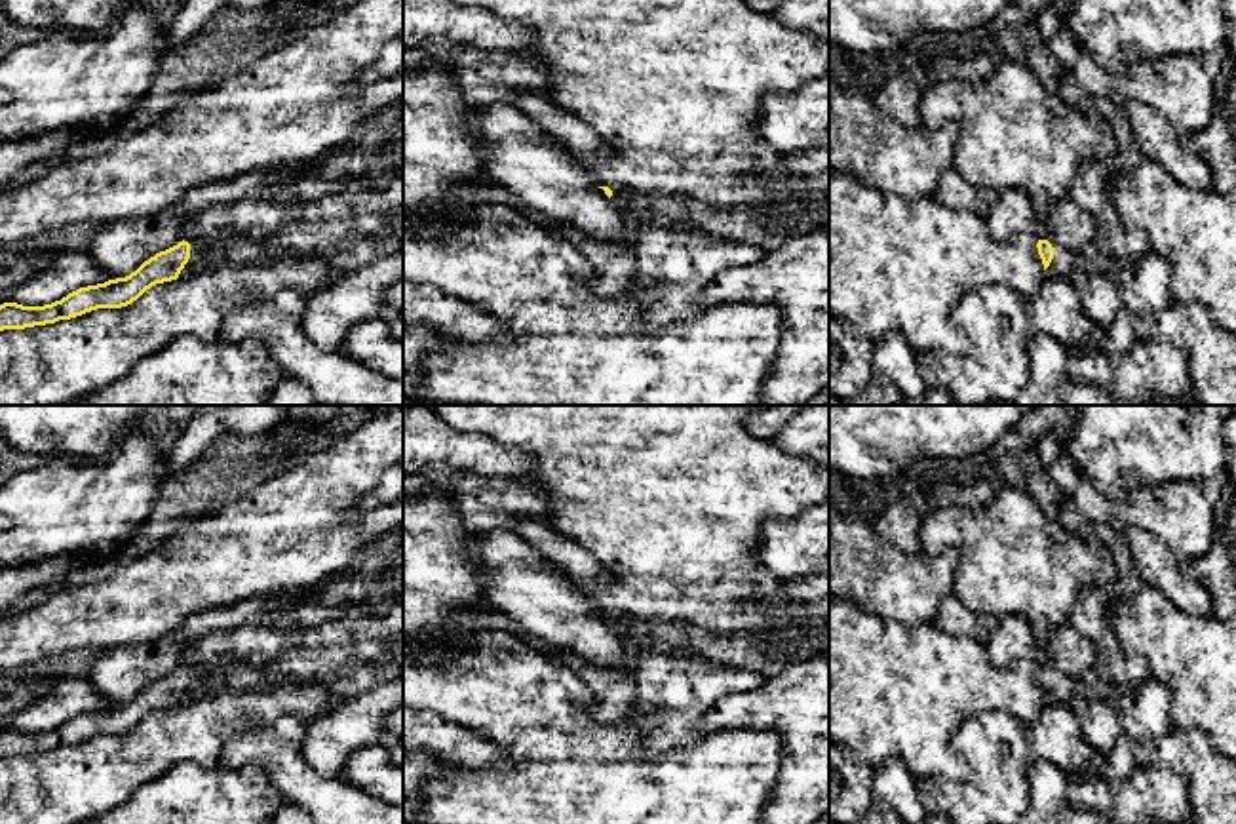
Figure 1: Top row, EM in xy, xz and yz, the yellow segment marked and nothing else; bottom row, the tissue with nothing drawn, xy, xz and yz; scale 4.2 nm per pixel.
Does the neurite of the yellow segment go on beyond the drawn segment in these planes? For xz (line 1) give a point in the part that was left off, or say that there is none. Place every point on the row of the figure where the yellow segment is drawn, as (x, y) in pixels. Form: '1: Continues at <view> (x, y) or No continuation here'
1: No continuation here

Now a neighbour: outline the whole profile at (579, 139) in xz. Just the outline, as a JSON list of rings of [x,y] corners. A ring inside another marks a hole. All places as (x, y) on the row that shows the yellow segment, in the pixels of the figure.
[[[504,89],[504,101],[559,139],[576,162],[591,166],[610,154],[610,147],[588,124],[557,108],[546,95],[532,89]]]

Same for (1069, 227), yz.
[[[1048,194],[1031,196],[1036,217],[1048,226],[1052,247],[1065,247],[1071,253],[1093,242],[1097,236],[1095,221],[1071,198],[1053,200]]]

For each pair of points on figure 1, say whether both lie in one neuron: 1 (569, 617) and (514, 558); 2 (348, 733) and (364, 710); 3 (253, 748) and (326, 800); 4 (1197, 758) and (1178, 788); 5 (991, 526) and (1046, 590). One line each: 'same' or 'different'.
1: same
2: same
3: same
4: different
5: same

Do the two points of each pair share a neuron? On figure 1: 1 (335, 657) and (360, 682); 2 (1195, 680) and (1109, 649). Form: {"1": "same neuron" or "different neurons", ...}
{"1": "different neurons", "2": "different neurons"}

